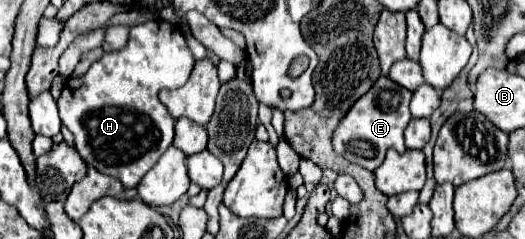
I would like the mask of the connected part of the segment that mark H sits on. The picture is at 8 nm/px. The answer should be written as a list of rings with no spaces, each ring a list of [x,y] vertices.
[[[156,19],[132,27],[128,43],[122,49],[104,53],[96,63],[90,65],[90,69],[82,77],[68,79],[66,87],[62,89],[62,95],[58,97],[58,109],[62,123],[74,135],[76,151],[86,161],[86,165],[92,165],[104,175],[120,179],[126,189],[136,187],[140,179],[162,157],[162,153],[172,145],[174,139],[174,119],[168,113],[168,109],[160,103],[158,93],[160,89],[182,87],[188,81],[194,63],[196,59],[190,53],[180,27]]]

